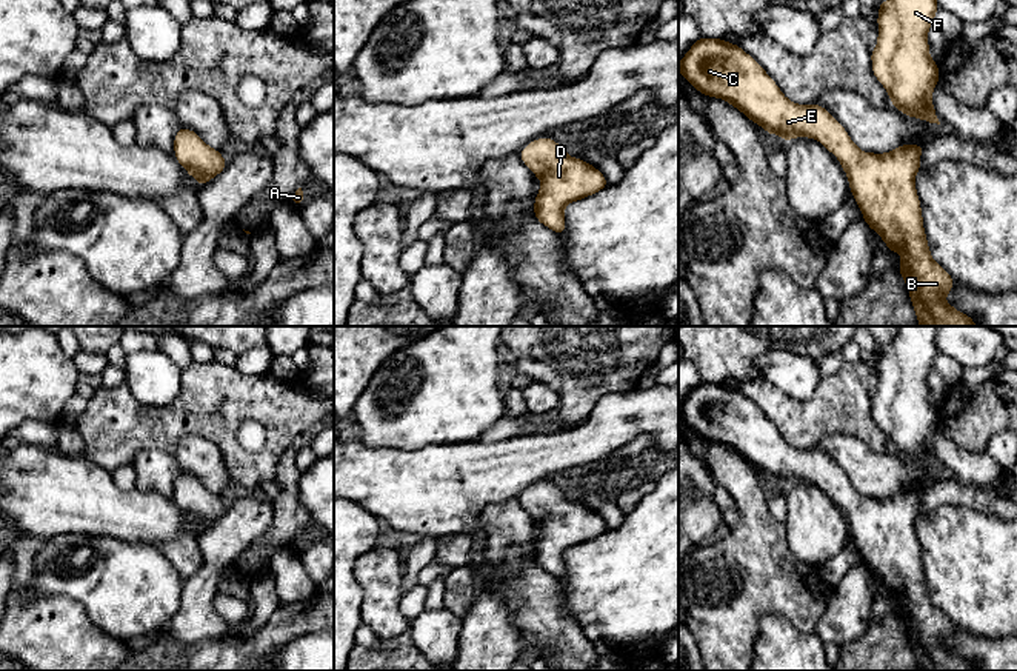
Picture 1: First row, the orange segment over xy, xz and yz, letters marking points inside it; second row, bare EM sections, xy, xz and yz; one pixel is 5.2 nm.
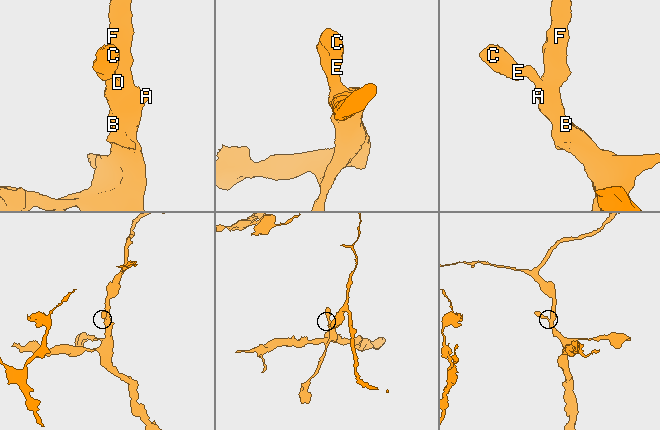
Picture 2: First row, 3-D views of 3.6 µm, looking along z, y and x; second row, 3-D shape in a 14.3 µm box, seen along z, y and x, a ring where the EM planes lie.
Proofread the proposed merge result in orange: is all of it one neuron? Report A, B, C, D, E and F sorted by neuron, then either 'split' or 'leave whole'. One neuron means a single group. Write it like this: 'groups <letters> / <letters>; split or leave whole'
groups A B C D E F; leave whole

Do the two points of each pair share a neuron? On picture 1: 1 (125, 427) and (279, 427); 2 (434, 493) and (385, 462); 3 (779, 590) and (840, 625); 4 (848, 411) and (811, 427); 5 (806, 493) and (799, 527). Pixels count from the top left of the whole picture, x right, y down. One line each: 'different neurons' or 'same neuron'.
1: same neuron
2: same neuron
3: different neurons
4: same neuron
5: same neuron

